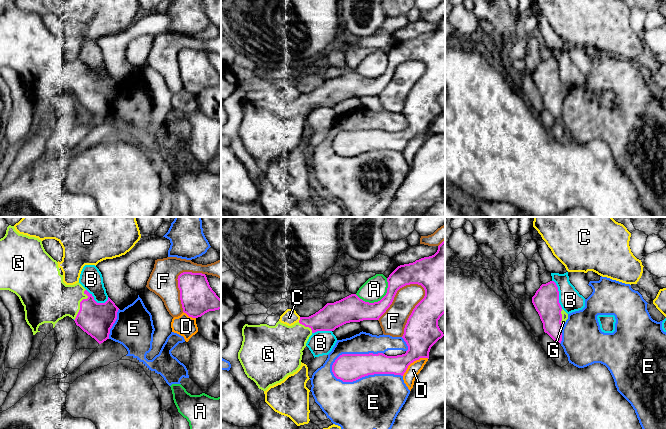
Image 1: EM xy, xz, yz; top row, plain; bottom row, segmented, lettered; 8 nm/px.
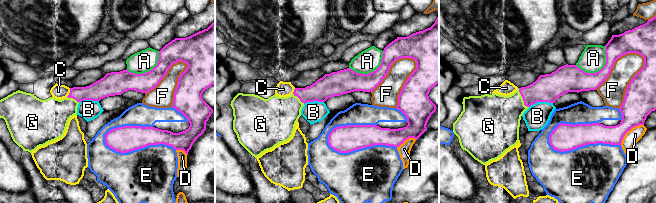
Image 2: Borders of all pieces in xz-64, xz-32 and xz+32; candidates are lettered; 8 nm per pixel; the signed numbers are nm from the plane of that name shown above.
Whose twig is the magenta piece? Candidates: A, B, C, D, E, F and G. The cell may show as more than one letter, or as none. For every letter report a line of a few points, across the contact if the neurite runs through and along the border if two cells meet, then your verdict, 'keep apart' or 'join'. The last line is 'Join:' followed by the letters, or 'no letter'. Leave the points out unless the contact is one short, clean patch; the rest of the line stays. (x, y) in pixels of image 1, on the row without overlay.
A: keep apart
B: line yz (552, 56), (557, 63), (558, 78), (562, 84); keep apart
C: keep apart
D: keep apart
E: keep apart
F: keep apart
G: join
Join: G

